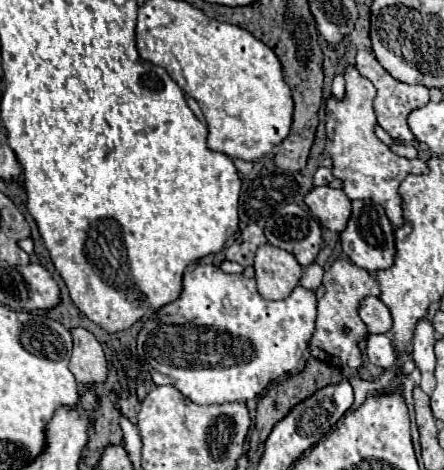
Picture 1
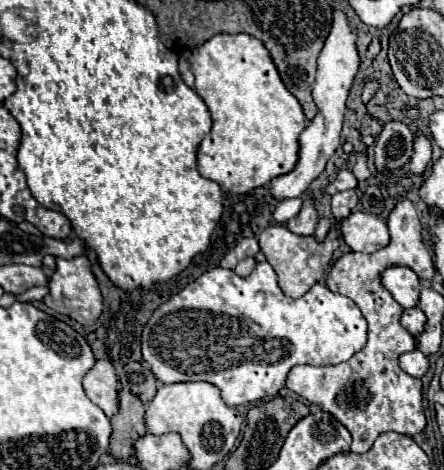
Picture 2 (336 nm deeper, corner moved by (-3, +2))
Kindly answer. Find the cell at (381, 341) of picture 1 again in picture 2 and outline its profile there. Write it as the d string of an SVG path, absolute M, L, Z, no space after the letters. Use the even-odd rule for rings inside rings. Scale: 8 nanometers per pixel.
M412 349L400 355L400 367L412 375L412 377L422 377L428 371L428 359L420 349Z

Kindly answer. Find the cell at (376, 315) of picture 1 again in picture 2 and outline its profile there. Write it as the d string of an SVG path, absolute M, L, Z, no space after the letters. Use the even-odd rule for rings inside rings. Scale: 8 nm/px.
M418 307L404 309L404 313L402 313L402 317L400 317L402 327L404 327L410 335L414 335L414 337L416 337L418 333L422 333L424 321L426 321L426 317L424 317L424 313L422 313Z

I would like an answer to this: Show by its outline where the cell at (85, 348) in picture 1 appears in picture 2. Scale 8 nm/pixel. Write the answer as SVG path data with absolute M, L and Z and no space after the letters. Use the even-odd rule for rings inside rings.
M98 359L94 367L84 375L84 391L86 395L108 415L112 417L118 411L118 393L116 393L118 377L114 365L110 361Z

